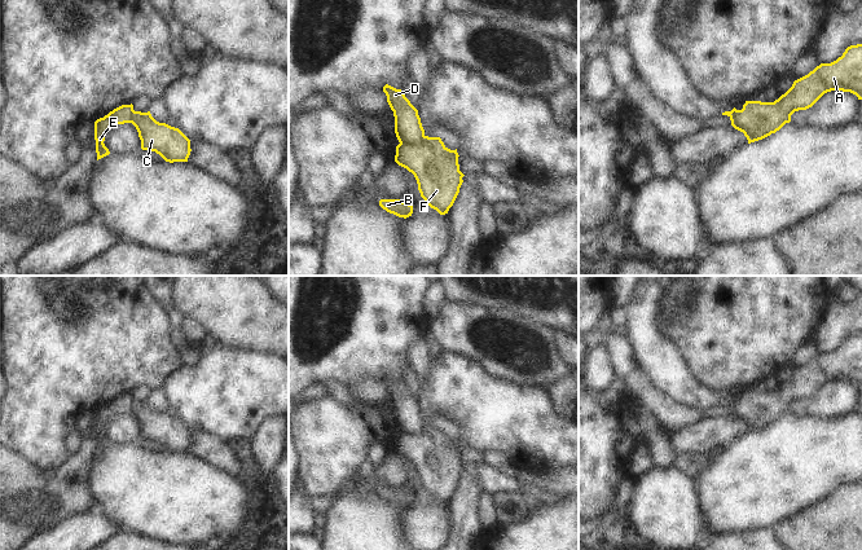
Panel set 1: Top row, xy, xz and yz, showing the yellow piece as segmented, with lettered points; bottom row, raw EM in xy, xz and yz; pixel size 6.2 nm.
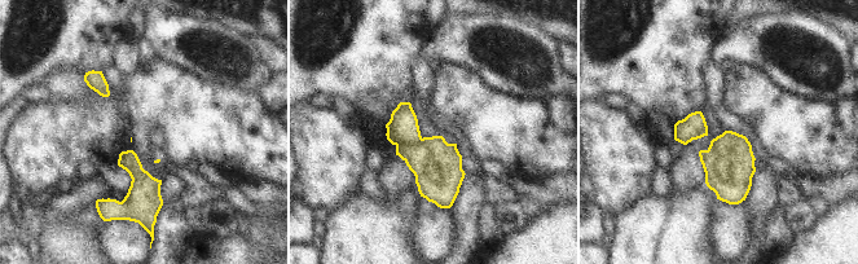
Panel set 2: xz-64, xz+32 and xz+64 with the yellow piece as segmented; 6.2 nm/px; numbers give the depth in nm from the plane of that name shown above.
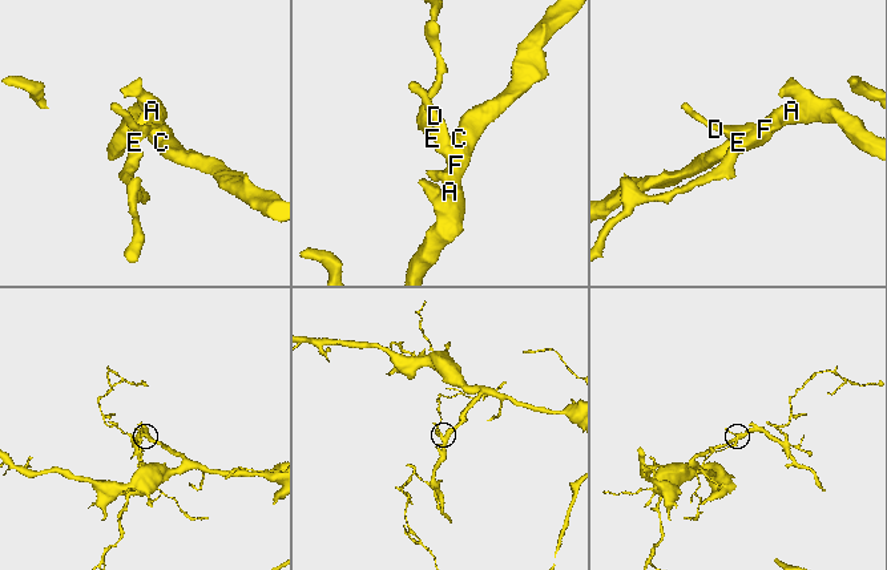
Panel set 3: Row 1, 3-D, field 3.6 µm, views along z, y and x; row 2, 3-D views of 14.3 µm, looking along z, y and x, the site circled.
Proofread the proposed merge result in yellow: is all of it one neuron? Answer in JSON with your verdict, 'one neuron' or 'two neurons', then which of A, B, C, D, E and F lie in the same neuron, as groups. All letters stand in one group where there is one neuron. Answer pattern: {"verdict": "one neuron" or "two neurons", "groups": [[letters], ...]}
{"verdict": "two neurons", "groups": [["A", "B", "C", "F"], ["D", "E"]]}

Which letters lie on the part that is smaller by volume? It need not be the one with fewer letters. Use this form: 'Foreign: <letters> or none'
Foreign: D, E

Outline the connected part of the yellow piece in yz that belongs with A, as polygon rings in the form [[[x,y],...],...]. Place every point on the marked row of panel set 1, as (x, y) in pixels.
[[[862,44],[848,47],[836,61],[821,63],[808,75],[795,80],[792,87],[774,102],[746,101],[742,110],[731,113],[731,126],[744,133],[748,144],[762,140],[790,123],[795,111],[812,107],[831,91],[850,92],[862,100]]]

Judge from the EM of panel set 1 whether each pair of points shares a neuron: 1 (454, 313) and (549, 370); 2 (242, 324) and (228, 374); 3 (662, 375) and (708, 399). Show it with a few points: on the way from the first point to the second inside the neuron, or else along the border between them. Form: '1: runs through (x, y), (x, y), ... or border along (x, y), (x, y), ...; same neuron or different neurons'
1: runs through (478, 333), (498, 339), (526, 353); same neuron
2: border along (216, 342), (224, 346), (256, 348), (265, 352); different neurons
3: runs through (673, 378), (682, 387), (696, 395); same neuron

